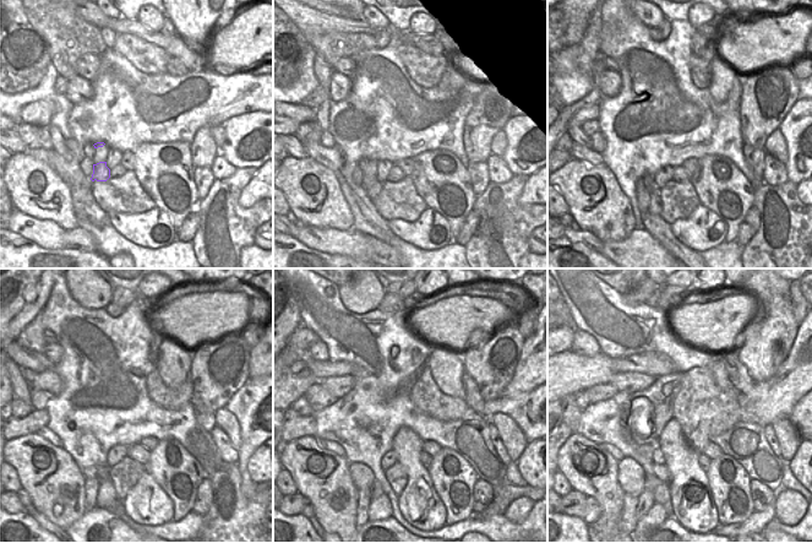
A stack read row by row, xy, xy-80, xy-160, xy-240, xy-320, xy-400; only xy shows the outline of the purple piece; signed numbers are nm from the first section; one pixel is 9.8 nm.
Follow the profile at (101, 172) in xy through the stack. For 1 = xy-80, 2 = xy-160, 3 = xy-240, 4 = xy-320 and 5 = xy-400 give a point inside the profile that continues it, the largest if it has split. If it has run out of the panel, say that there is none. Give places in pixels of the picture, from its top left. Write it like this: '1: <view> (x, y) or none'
1: xy-80 (376, 186)
2: xy-160 (655, 202)
3: xy-240 (107, 495)
4: xy-320 (380, 509)
5: xy-400 (657, 514)

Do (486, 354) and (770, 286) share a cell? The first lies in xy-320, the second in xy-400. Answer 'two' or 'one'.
one

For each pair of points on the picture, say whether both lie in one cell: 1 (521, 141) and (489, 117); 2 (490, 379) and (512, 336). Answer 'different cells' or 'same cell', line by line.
1: different cells
2: same cell

